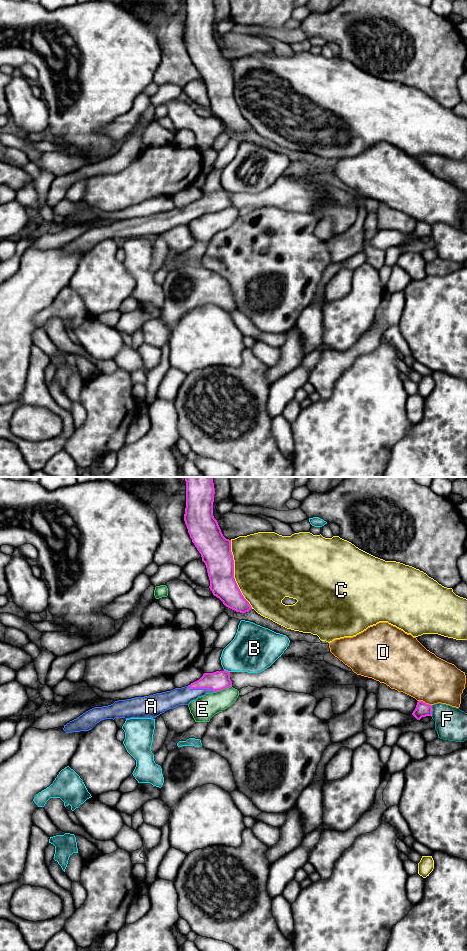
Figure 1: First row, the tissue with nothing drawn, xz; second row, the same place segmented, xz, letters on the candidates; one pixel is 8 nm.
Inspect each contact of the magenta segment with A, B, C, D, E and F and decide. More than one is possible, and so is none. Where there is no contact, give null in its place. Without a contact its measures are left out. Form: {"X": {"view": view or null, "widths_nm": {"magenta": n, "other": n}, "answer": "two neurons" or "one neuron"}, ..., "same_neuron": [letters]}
{"A": {"view": "xz", "widths_nm": {"magenta": 160, "other": 140}, "answer": "one neuron"}, "B": {"view": "xz", "widths_nm": {"magenta": 160, "other": 340}, "answer": "two neurons"}, "C": {"view": "xz", "widths_nm": {"magenta": 240, "other": 480}, "answer": "two neurons"}, "D": {"view": "xz", "widths_nm": {"magenta": 120, "other": 400}, "answer": "two neurons"}, "E": {"view": "xz", "widths_nm": {"magenta": 160, "other": 190}, "answer": "two neurons"}, "F": {"view": "xz", "widths_nm": {"magenta": 120, "other": 260}, "answer": "two neurons"}, "same_neuron": ["A"]}

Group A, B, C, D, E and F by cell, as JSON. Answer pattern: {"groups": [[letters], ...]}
{"groups": [["A"], ["B"], ["C"], ["D"], ["E"], ["F"]]}

